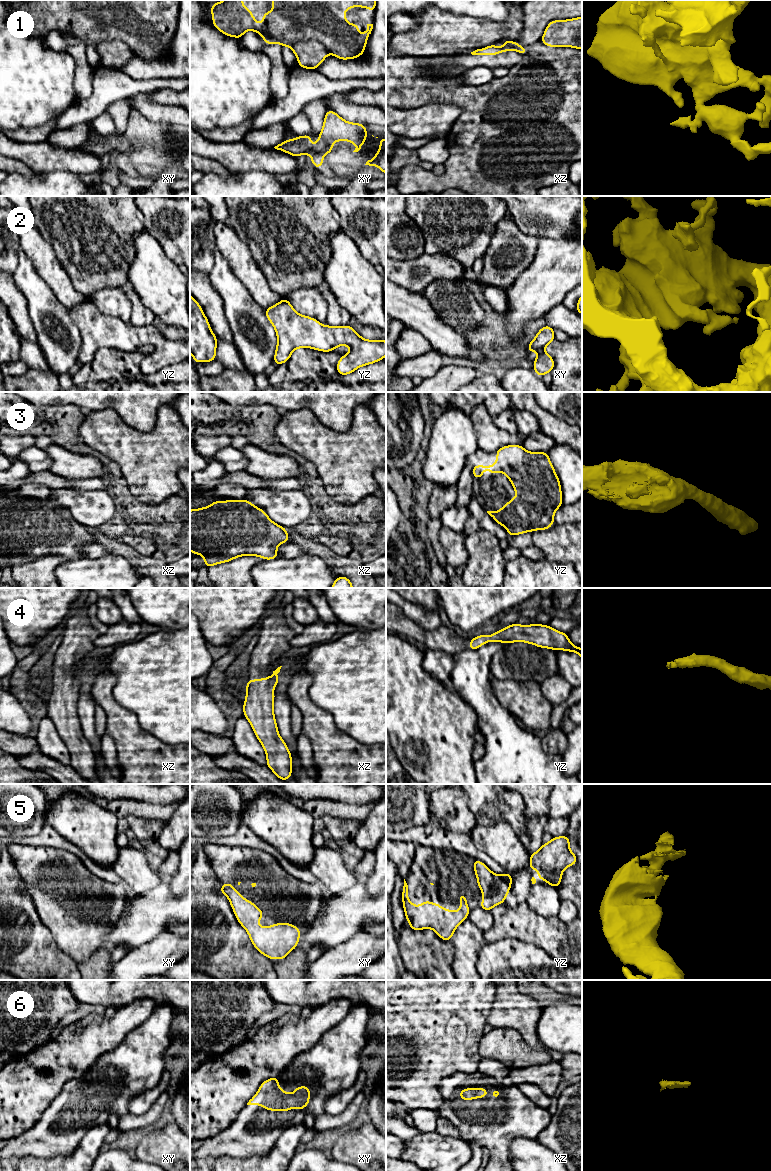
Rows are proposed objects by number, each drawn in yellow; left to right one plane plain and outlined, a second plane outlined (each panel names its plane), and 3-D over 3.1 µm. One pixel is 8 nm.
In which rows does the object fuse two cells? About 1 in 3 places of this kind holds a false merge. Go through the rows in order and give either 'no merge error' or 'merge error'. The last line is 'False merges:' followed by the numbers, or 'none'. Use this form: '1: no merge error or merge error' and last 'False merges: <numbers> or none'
1: no merge error
2: no merge error
3: no merge error
4: no merge error
5: no merge error
6: no merge error
False merges: none

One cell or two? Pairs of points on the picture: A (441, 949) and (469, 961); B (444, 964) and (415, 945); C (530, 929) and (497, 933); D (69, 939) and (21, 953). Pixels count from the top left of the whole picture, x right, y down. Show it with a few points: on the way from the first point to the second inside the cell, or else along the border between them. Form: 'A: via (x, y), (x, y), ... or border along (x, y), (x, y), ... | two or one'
A: border along (450, 941), (453, 946), (453, 969) | two
B: via (437, 964), (422, 951) | one
C: via (522, 928), (505, 929) | one
D: border along (43, 923), (50, 931), (57, 946), (72, 959) | two

